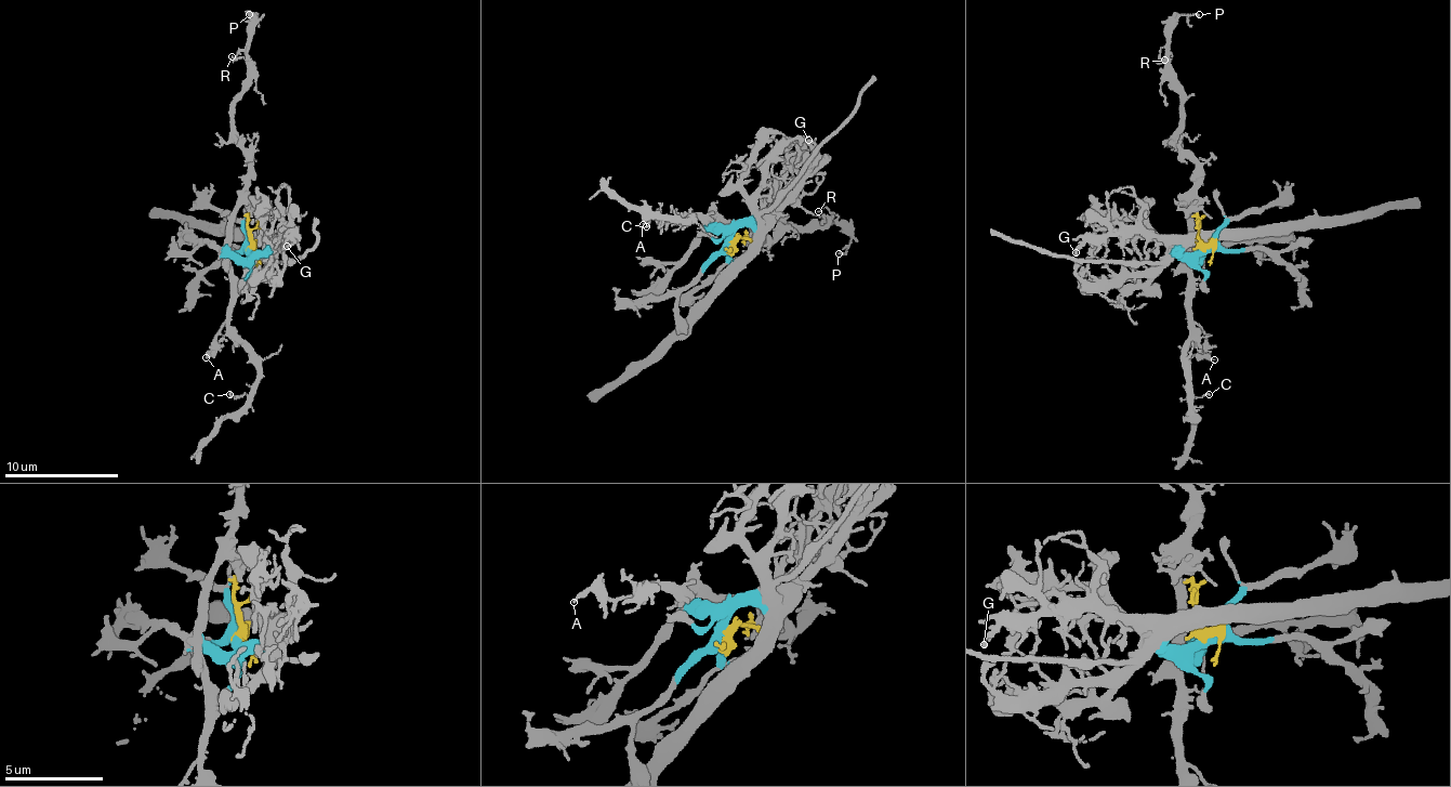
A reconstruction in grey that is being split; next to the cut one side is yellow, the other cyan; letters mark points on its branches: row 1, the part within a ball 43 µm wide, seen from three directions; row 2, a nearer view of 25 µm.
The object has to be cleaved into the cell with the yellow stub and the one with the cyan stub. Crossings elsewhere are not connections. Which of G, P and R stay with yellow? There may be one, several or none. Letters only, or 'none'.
P, R

